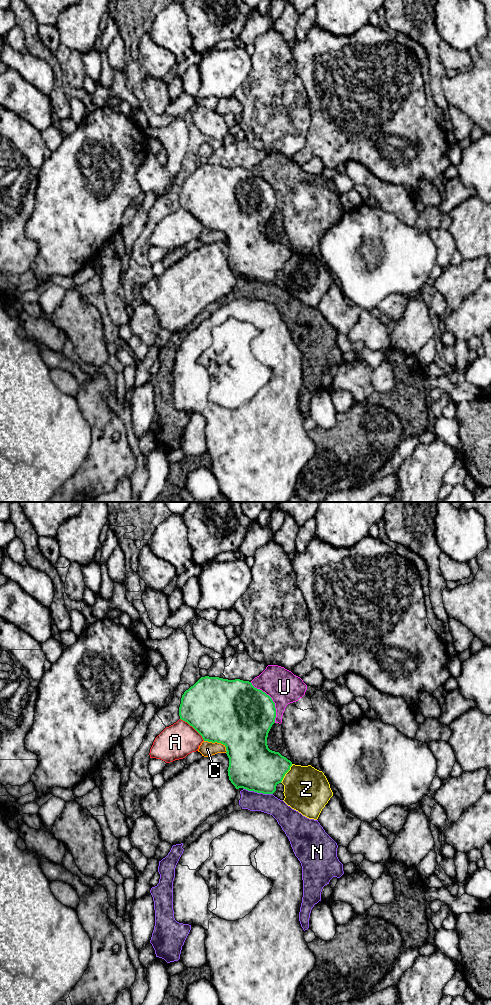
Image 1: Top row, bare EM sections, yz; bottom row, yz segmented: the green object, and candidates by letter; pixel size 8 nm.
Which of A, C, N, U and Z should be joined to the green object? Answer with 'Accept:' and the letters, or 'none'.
Accept: none

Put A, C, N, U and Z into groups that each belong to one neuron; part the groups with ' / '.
A / C / N / U / Z

